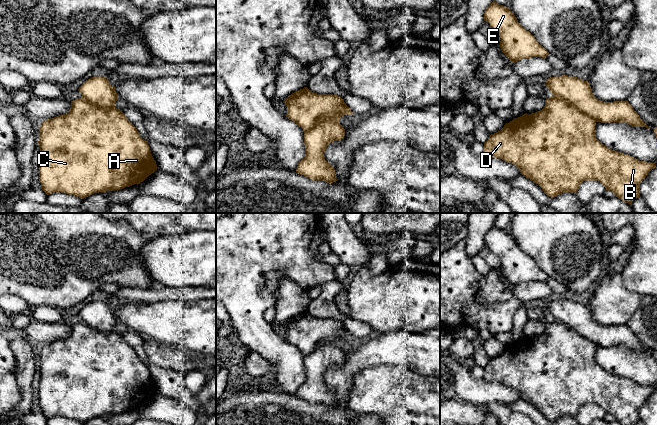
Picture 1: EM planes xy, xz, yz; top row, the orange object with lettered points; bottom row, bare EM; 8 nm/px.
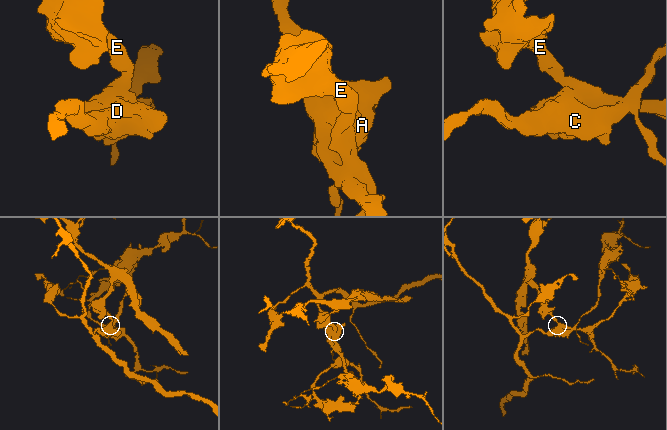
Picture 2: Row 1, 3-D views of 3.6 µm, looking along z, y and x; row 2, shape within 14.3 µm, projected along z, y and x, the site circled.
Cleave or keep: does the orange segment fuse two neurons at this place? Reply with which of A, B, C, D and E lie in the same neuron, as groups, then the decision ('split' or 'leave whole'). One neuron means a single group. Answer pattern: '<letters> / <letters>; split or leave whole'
A B C D / E; split

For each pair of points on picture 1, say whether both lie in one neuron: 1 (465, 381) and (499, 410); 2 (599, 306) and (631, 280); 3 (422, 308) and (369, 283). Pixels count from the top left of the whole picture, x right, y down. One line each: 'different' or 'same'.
1: different
2: different
3: same

